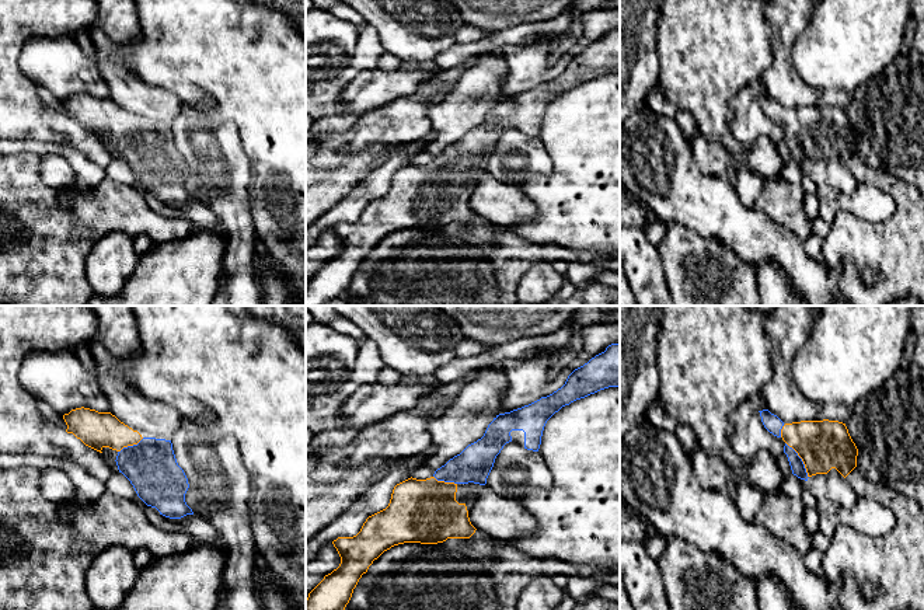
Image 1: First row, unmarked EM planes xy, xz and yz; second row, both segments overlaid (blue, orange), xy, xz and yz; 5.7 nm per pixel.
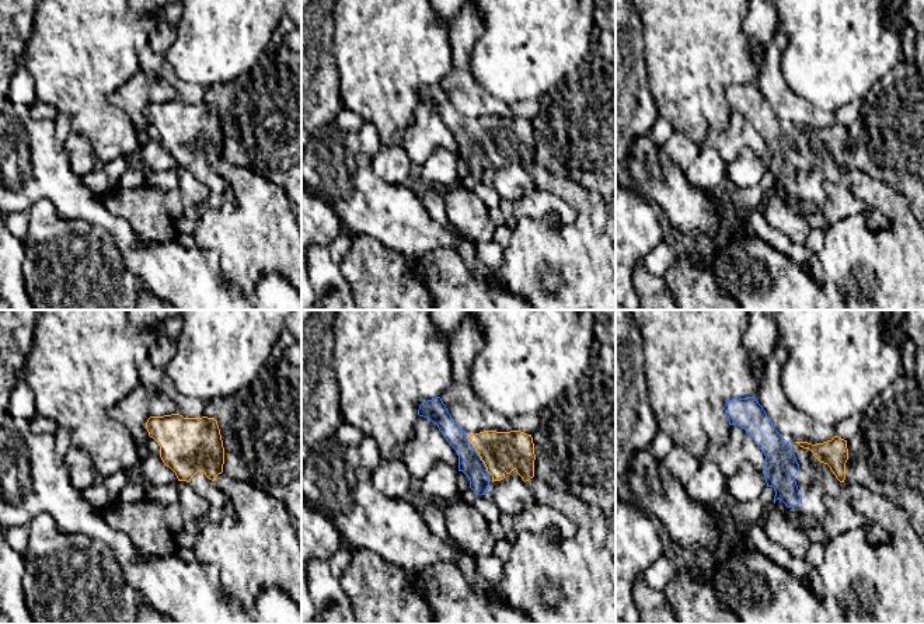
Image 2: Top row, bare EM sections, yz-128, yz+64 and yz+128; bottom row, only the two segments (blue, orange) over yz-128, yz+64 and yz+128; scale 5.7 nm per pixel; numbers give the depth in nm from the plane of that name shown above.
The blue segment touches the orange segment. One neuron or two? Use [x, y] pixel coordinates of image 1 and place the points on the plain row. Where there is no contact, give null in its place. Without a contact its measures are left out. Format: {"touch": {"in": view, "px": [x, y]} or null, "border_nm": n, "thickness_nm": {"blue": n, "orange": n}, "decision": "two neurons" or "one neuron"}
{"touch": {"in": "yz", "px": [801, 146]}, "border_nm": 240, "thickness_nm": {"blue": 80, "orange": 280}, "decision": "one neuron"}

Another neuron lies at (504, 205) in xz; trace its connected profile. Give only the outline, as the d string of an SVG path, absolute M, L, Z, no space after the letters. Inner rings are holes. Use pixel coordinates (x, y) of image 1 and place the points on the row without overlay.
M482 171L482 178L466 189L471 210L492 224L509 230L536 217L534 205L515 184L505 184Z

